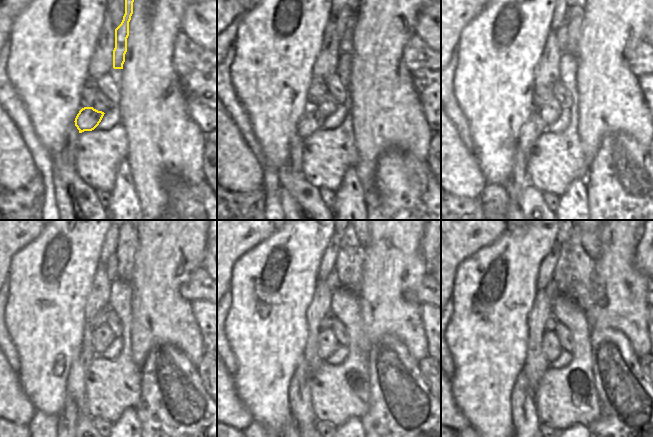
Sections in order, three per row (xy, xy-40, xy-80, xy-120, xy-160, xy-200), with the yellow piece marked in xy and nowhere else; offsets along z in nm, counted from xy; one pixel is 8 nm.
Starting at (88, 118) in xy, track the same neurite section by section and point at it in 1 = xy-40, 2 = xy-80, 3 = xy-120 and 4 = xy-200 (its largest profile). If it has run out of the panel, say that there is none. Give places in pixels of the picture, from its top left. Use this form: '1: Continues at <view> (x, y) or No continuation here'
1: Continues at xy-40 (311, 121)
2: Continues at xy-80 (535, 125)
3: Continues at xy-120 (76, 380)
4: Continues at xy-200 (526, 422).

